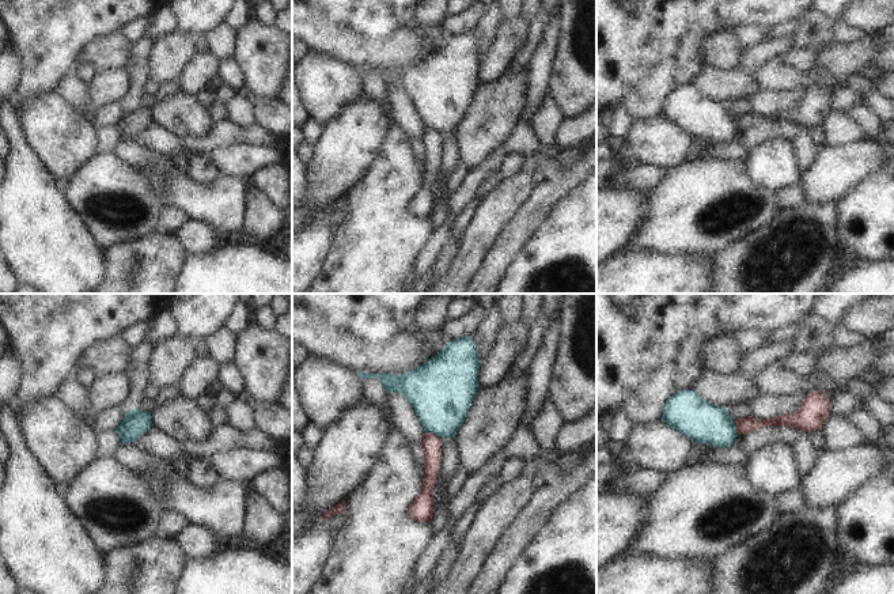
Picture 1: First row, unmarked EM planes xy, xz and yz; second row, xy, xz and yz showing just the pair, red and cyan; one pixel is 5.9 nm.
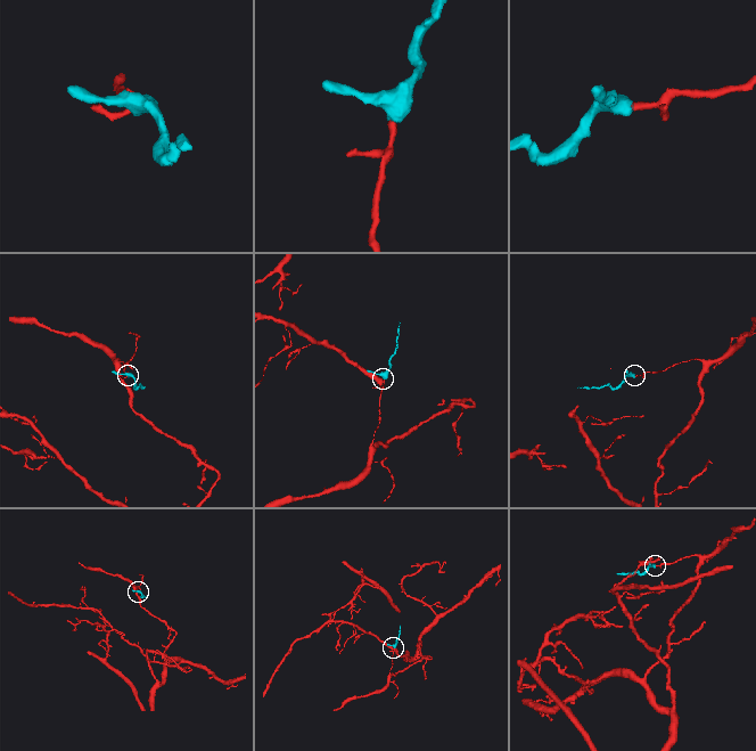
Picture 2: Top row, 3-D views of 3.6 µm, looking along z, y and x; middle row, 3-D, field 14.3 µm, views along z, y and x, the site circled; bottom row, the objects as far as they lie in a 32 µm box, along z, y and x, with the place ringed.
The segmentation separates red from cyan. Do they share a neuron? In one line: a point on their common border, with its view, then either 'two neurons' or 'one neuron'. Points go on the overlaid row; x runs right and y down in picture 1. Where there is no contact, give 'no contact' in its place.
meets red in xz at (432, 434); two neurons

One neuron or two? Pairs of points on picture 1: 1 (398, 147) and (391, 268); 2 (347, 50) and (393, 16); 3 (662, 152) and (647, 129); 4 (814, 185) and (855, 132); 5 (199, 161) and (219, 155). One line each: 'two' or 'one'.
1: one
2: two
3: one
4: two
5: two

